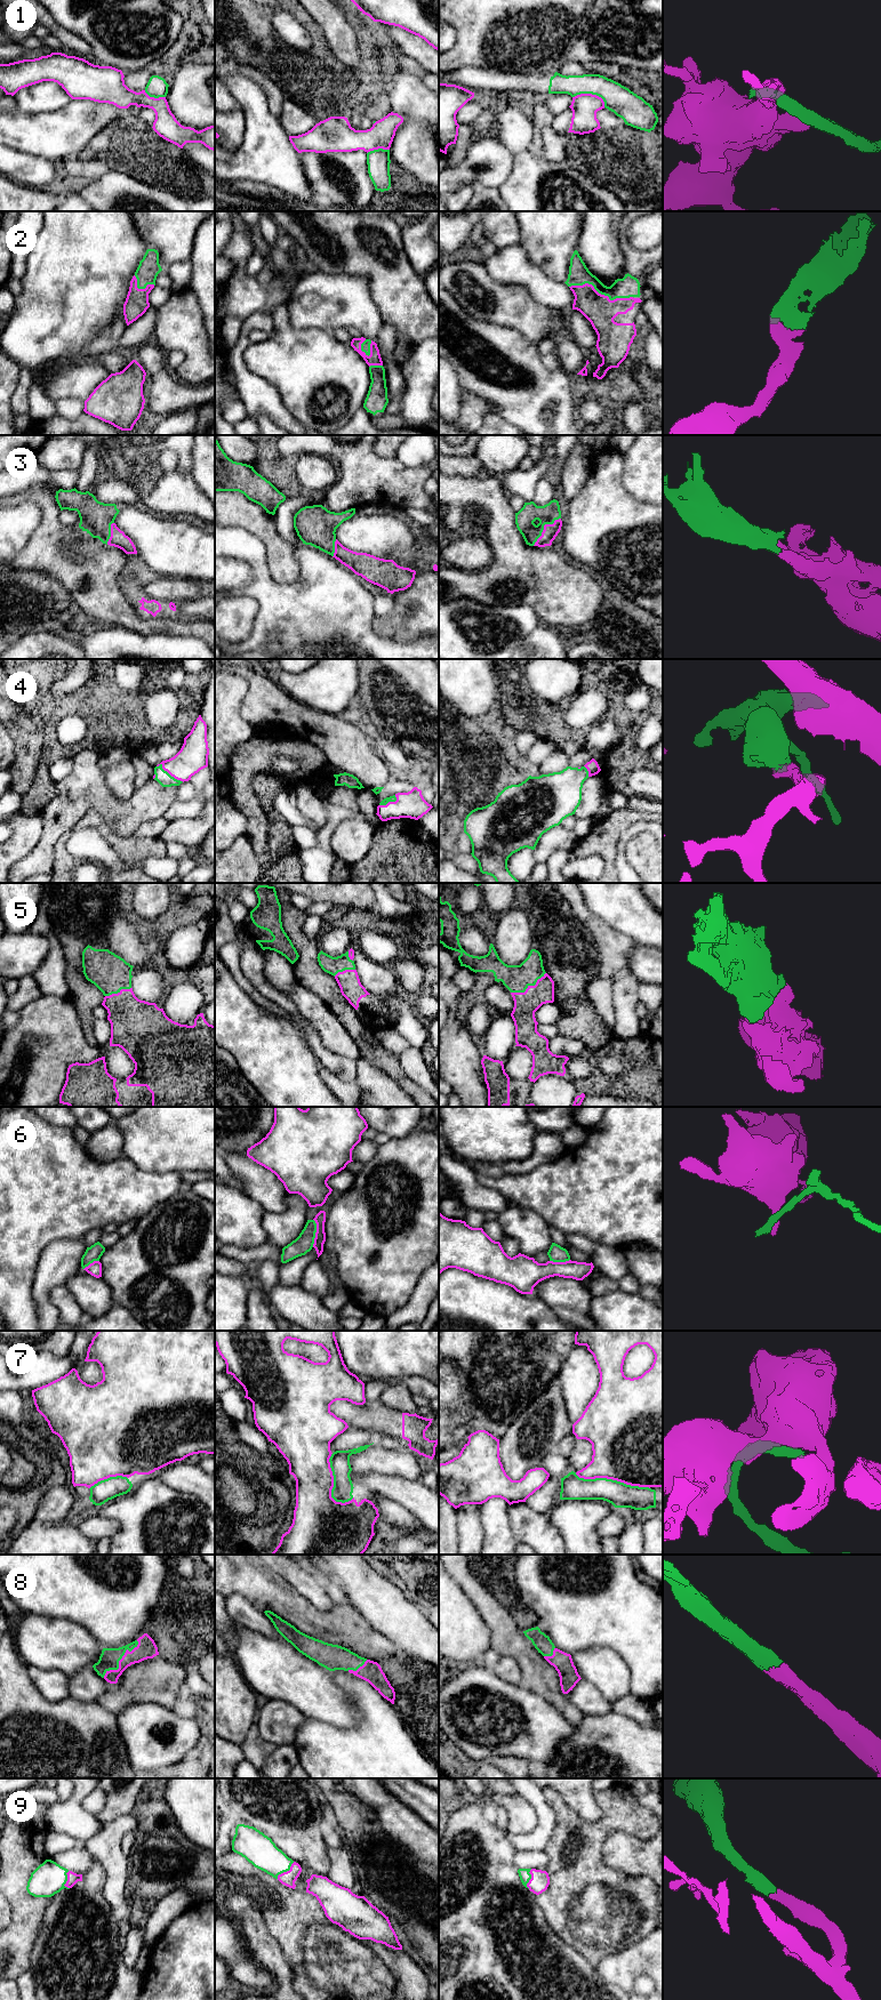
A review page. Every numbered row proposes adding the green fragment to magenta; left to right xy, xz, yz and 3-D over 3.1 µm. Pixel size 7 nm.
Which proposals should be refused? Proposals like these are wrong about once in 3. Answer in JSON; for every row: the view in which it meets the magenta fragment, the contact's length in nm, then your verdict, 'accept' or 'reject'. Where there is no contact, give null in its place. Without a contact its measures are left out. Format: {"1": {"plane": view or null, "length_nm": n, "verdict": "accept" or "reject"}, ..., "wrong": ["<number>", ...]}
{"1": {"plane": "yz", "length_nm": 240, "verdict": "reject"}, "2": {"plane": "yz", "length_nm": 460, "verdict": "accept"}, "3": {"plane": "yz", "length_nm": 280, "verdict": "accept"}, "4": {"plane": "xy", "length_nm": 220, "verdict": "accept"}, "5": {"plane": "yz", "length_nm": 280, "verdict": "accept"}, "6": {"plane": "xz", "length_nm": 200, "verdict": "reject"}, "7": {"plane": "yz", "length_nm": 550, "verdict": "accept"}, "8": {"plane": "xy", "length_nm": 360, "verdict": "accept"}, "9": {"plane": "xz", "length_nm": 170, "verdict": "accept"}, "wrong": ["1", "6"]}

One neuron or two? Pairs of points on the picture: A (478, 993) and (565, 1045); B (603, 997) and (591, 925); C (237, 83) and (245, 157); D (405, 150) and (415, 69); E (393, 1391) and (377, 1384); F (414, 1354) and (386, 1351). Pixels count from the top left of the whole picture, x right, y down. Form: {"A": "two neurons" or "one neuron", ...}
{"A": "two neurons", "B": "one neuron", "C": "one neuron", "D": "two neurons", "E": "two neurons", "F": "one neuron"}

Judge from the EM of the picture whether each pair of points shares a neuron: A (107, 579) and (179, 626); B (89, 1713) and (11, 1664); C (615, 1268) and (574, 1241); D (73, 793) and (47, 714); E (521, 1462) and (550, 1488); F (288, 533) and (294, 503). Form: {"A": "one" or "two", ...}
{"A": "one", "B": "one", "C": "one", "D": "two", "E": "two", "F": "one"}

